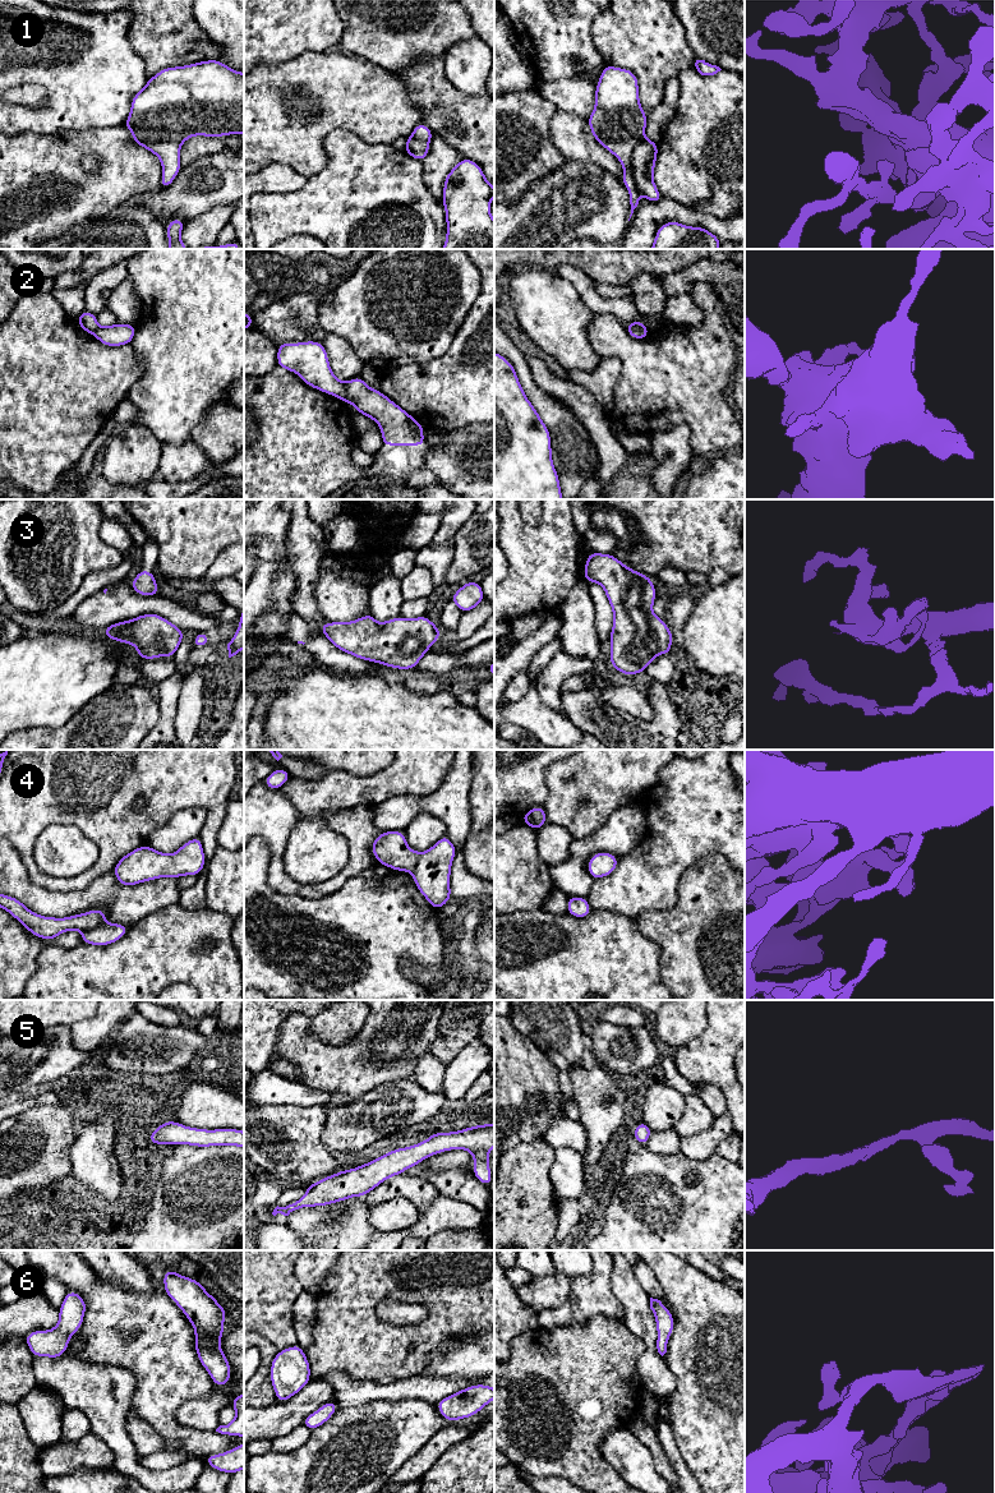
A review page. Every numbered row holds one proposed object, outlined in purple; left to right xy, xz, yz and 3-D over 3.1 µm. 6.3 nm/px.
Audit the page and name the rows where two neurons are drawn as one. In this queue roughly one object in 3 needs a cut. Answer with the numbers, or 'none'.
2

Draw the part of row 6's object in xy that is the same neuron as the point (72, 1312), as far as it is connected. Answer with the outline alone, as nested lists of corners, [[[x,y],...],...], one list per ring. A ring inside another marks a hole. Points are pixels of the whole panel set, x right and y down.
[[[66,1291],[59,1308],[59,1323],[49,1331],[32,1331],[24,1341],[34,1358],[60,1358],[69,1346],[69,1338],[82,1327],[87,1304],[80,1294]]]

